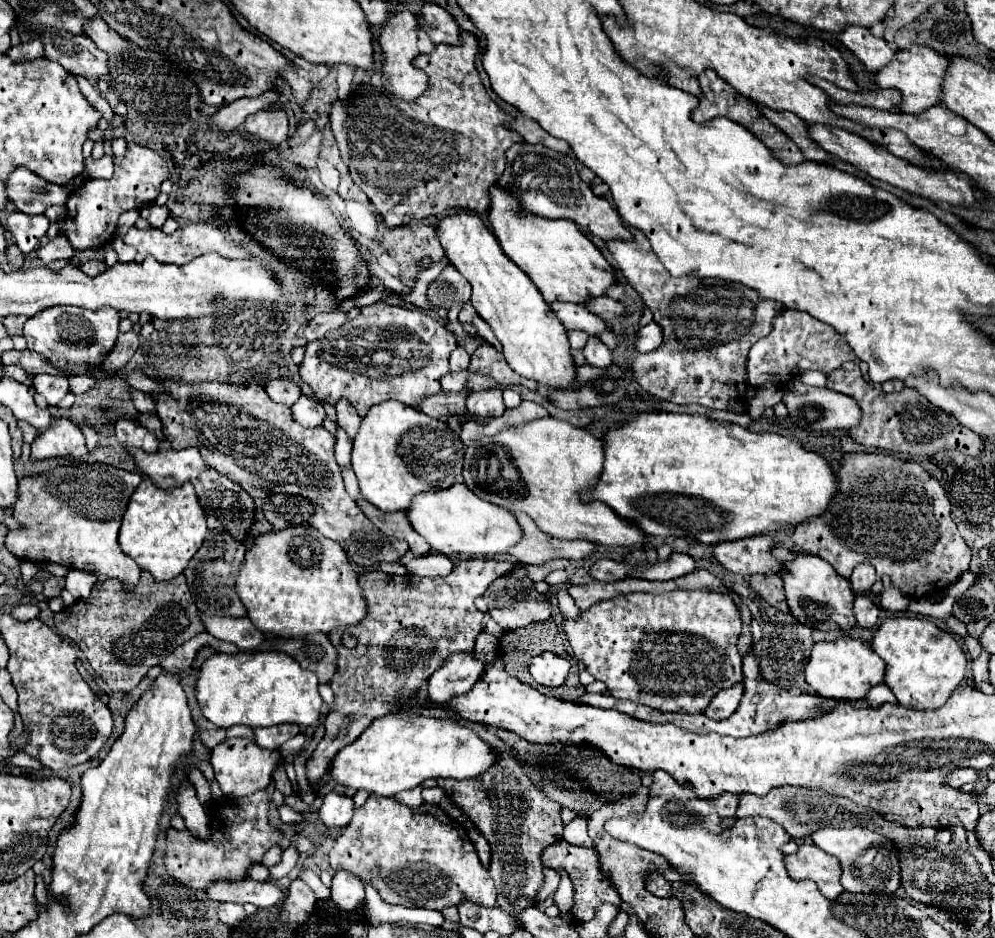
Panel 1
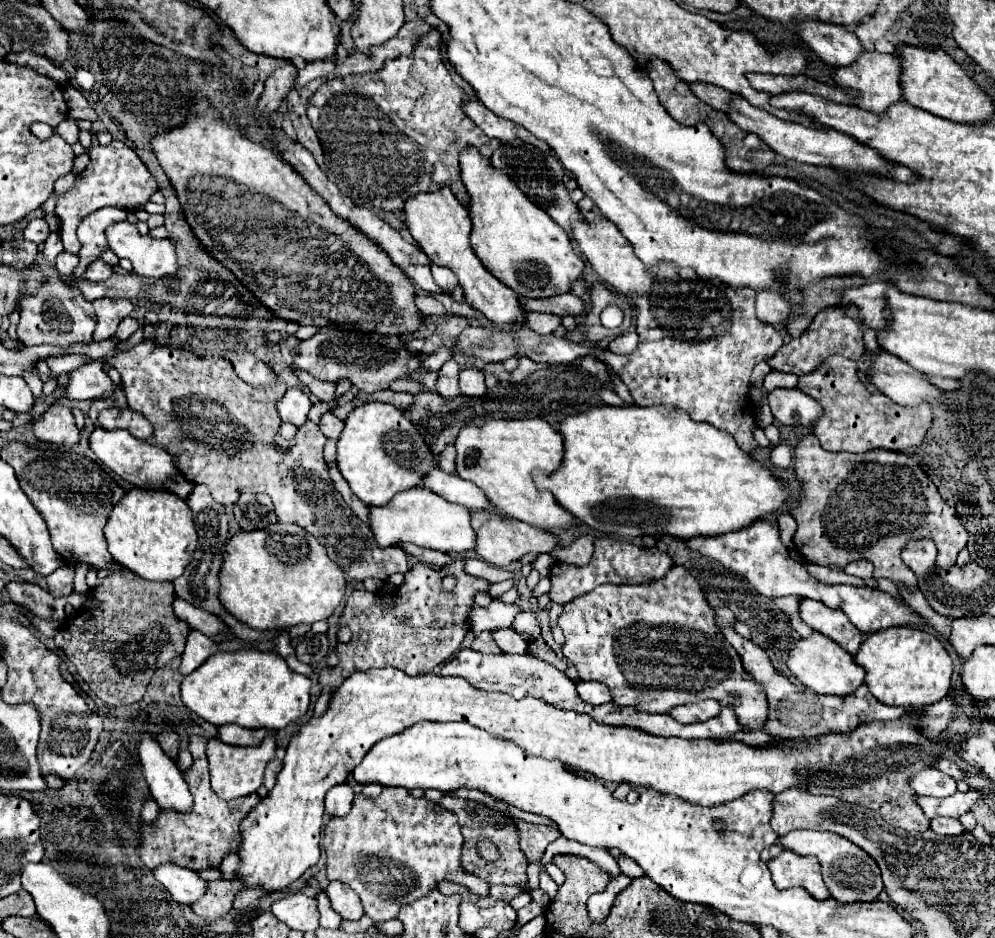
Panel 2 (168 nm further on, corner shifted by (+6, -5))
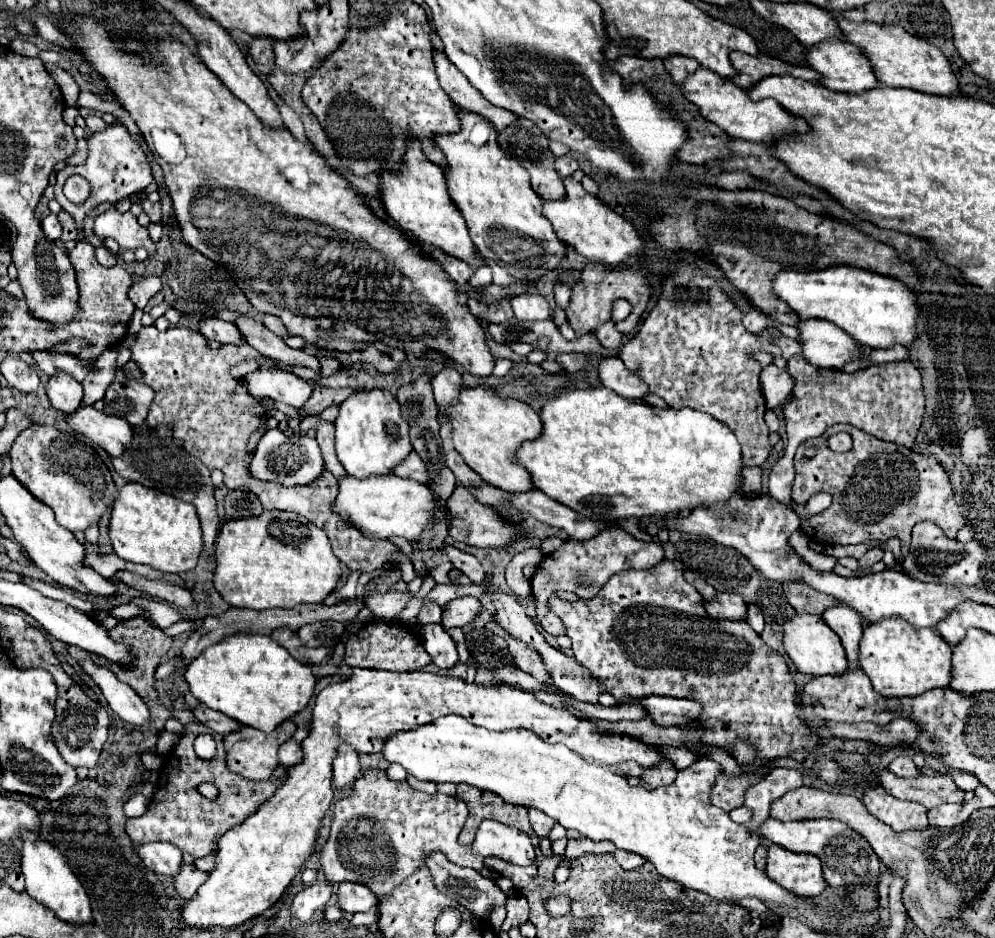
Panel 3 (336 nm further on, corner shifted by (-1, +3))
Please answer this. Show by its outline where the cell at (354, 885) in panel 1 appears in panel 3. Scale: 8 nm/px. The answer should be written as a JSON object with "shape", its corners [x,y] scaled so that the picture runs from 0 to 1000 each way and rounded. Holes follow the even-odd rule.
{"shape":[[[345,940],[345,942],[341,942],[339,955],[341,955],[341,968],[351,974],[369,972],[371,968],[375,968],[379,964],[379,955],[367,942]]]}

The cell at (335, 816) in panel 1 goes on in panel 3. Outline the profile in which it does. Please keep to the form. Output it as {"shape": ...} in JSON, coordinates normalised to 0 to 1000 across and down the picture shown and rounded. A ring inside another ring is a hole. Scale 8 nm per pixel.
{"shape":[[[343,793],[335,810],[335,836],[345,842],[351,836],[355,836],[357,829],[361,829],[361,823],[361,804],[357,802],[357,797]]]}

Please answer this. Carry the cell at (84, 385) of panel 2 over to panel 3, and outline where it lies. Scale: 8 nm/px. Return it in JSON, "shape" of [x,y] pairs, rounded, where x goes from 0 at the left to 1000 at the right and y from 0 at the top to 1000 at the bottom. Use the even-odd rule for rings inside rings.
{"shape":[[[29,373],[29,377],[33,380],[37,392],[49,401],[55,397],[71,397],[71,401],[75,401],[79,407],[83,407],[83,403],[93,394],[93,388],[89,388],[89,390],[79,388],[79,384],[75,384],[69,377],[51,377],[51,375],[43,375],[43,373]]]}

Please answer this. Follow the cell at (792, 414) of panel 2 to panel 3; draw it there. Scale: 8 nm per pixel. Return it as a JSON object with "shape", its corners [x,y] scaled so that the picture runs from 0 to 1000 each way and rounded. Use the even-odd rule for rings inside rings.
{"shape":[[[773,388],[765,394],[763,407],[765,407],[767,422],[771,426],[771,435],[781,435],[795,424],[797,403],[789,394],[783,394],[781,390]]]}

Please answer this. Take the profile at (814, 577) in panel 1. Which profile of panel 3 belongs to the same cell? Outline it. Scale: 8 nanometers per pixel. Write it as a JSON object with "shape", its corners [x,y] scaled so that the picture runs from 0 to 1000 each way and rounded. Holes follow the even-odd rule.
{"shape":[[[839,646],[827,655],[827,661],[843,678],[851,697],[851,706],[859,708],[863,699],[863,682],[867,676],[865,657],[861,652],[855,652],[853,646]]]}

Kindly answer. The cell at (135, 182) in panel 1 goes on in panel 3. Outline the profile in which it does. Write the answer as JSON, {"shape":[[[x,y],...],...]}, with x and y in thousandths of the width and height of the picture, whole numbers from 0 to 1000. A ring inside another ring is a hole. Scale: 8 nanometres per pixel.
{"shape":[[[112,132],[112,134],[108,134],[104,141],[91,143],[91,147],[87,149],[87,156],[89,156],[89,166],[87,166],[87,171],[85,171],[83,175],[79,175],[79,177],[65,177],[65,179],[57,186],[57,194],[55,194],[55,213],[61,217],[63,224],[67,224],[67,226],[75,232],[75,237],[79,239],[79,247],[83,247],[81,237],[83,237],[85,228],[87,228],[91,222],[95,222],[95,220],[99,220],[99,217],[106,217],[106,215],[120,215],[120,213],[130,211],[130,209],[134,209],[134,207],[138,207],[138,205],[144,205],[144,203],[152,196],[152,192],[154,192],[154,188],[152,188],[152,177],[150,177],[150,173],[148,173],[148,168],[146,168],[146,162],[144,162],[144,160],[140,158],[140,154],[130,145],[130,141],[128,141],[126,134],[122,134],[122,132]],[[71,186],[83,188],[83,190],[89,194],[89,198],[91,198],[91,207],[89,207],[89,211],[87,211],[81,220],[77,220],[77,217],[65,213],[65,207],[63,207],[63,194],[65,194],[65,190],[69,190]]]}

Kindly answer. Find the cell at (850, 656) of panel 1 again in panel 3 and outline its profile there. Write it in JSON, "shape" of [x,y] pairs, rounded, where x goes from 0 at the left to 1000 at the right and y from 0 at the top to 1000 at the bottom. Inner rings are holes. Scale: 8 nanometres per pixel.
{"shape":[[[799,655],[787,665],[787,689],[791,699],[797,704],[801,714],[811,721],[827,721],[827,719],[843,719],[851,714],[851,701],[847,695],[847,689],[843,687],[843,680],[825,657],[821,655]]]}

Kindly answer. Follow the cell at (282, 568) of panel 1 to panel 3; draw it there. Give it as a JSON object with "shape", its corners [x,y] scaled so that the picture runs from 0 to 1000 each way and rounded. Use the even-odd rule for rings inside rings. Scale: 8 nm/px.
{"shape":[[[270,544],[260,550],[228,554],[216,578],[216,616],[218,631],[236,648],[268,650],[268,648],[296,648],[301,644],[323,644],[325,638],[339,625],[343,616],[343,601],[333,586],[329,569],[317,563],[309,552],[296,546]]]}

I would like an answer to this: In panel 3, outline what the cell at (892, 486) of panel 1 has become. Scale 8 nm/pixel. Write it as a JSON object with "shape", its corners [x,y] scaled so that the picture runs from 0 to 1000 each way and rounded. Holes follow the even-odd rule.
{"shape":[[[839,452],[831,456],[827,465],[803,473],[795,522],[797,535],[805,539],[809,539],[819,525],[833,525],[837,529],[837,535],[829,546],[805,554],[805,565],[813,574],[821,574],[825,567],[829,567],[835,569],[837,580],[849,582],[867,580],[871,576],[891,578],[893,574],[904,574],[906,591],[910,593],[914,586],[916,565],[922,557],[936,554],[956,574],[960,574],[964,563],[970,561],[966,542],[958,531],[954,510],[938,486],[922,484],[914,478],[879,469],[855,452]],[[845,458],[853,461],[857,467],[857,478],[849,484],[837,482],[831,475],[831,467]],[[813,475],[821,478],[821,486],[809,490],[807,482]]]}

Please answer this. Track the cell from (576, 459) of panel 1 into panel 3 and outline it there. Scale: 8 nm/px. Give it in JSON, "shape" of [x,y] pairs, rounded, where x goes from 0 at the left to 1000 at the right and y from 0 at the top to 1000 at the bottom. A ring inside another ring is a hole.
{"shape":[[[493,412],[463,414],[461,426],[447,435],[455,456],[455,475],[463,484],[469,497],[473,497],[485,512],[497,516],[510,525],[532,525],[538,518],[534,516],[528,499],[514,493],[518,478],[542,465],[544,448],[542,441],[528,429],[518,424],[504,424]]]}

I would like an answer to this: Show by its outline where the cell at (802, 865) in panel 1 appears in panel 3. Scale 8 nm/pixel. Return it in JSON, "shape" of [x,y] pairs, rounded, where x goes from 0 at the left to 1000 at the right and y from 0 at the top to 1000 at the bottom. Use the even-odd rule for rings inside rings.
{"shape":[[[779,900],[771,904],[769,932],[801,955],[823,955],[831,947],[821,913],[791,908]]]}

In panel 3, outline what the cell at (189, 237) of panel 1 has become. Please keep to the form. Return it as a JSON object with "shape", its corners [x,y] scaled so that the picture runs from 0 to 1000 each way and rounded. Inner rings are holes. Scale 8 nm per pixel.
{"shape":[[[116,222],[102,226],[95,232],[93,247],[102,256],[114,254],[124,267],[136,267],[144,262],[150,267],[150,271],[156,269],[156,260],[152,258],[148,243],[140,241],[138,232],[132,226],[118,226]]]}

